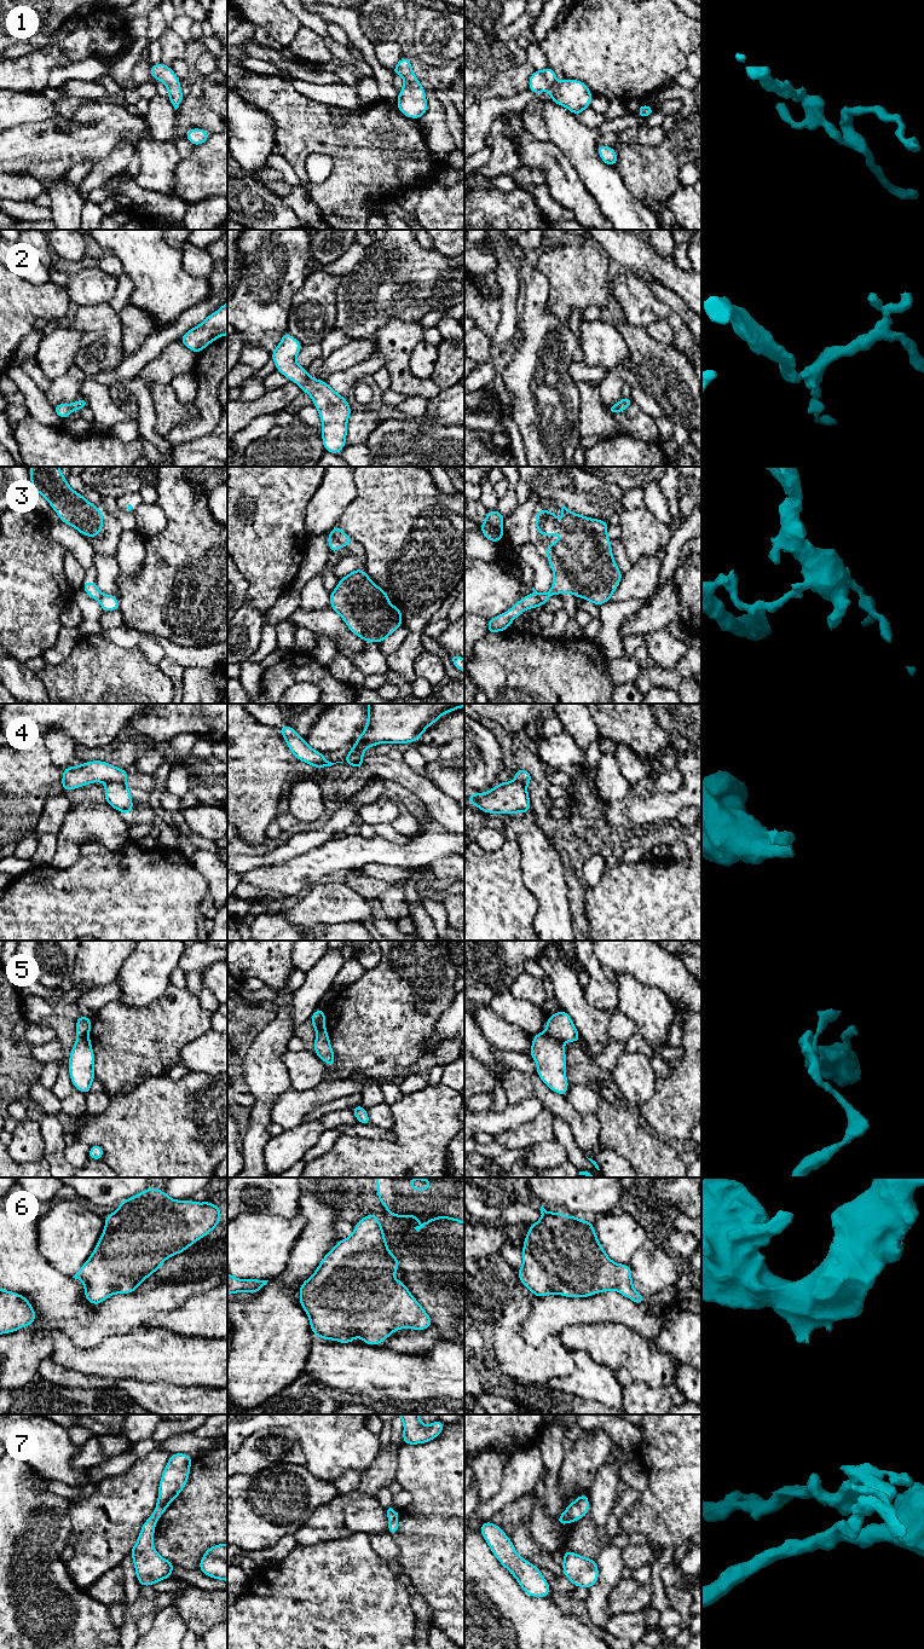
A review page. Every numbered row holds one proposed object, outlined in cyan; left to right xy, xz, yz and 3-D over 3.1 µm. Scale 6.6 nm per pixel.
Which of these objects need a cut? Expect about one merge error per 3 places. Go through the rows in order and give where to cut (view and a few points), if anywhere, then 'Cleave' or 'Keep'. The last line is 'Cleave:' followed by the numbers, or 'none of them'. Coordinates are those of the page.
1: No split. Keep
2: No split. Keep
3: Split along xz (330, 531), (340, 545). Cleave
4: Split along xy (125, 782), (107, 784). Cleave
5: Split along yz (546, 1033), (560, 1042). Cleave
6: No split. Keep
7: No split. Keep
Cleave: 3, 4, 5

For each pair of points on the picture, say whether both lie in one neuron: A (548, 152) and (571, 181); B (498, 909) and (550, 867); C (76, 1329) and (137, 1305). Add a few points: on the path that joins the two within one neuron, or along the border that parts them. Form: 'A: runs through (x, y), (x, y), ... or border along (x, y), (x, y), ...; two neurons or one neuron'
A: runs through (550, 160), (565, 174); one neuron
B: border along (520, 858), (523, 883), (537, 901), (537, 913); two neurons
C: runs through (91, 1329), (102, 1329), (122, 1314); one neuron

